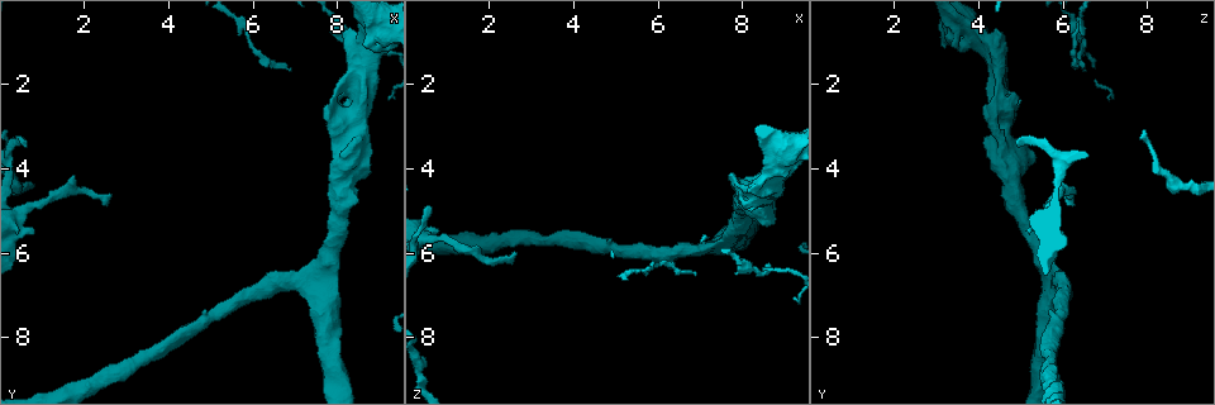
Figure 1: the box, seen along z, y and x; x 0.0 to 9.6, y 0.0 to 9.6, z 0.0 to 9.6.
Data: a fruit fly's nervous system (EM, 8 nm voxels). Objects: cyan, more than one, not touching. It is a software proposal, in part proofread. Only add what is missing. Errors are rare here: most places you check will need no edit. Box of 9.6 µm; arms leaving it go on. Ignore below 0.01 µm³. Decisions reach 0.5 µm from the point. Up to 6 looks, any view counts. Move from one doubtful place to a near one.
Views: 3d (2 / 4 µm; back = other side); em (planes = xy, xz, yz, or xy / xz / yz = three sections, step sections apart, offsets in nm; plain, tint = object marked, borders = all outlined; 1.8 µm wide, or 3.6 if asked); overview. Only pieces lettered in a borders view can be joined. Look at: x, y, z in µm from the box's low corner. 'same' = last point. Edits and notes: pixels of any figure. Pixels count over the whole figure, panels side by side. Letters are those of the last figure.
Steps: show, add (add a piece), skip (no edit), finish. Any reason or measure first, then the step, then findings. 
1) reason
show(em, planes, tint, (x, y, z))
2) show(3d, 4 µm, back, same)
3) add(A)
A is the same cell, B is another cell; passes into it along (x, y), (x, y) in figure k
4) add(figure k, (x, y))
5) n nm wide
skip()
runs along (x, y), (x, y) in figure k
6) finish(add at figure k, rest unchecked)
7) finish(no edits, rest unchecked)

free end
show(em, planes, tint, (2.50, 4.90, 6.25))

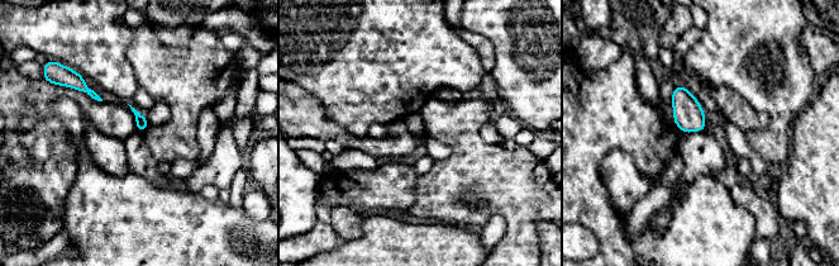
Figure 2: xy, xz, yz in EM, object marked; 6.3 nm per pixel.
what lies round it
show(em, planes, borders, same)

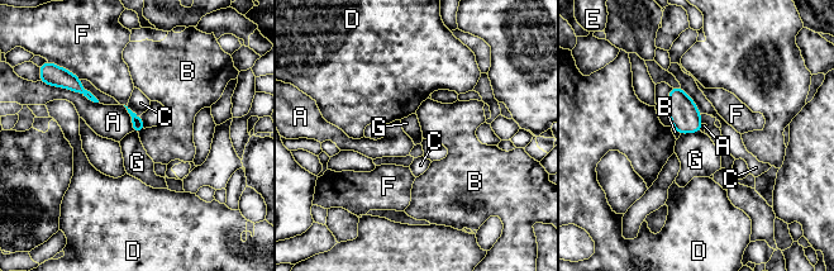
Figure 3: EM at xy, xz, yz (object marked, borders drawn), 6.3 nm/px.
skip()
A, B, C, D, E, F and G are other cells; border along (700, 131), (681, 134) in figure 3; none of them fits

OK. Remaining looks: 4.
show(em, 3.6 µm, planes, tint, (0.75, 5.45, 5.45))

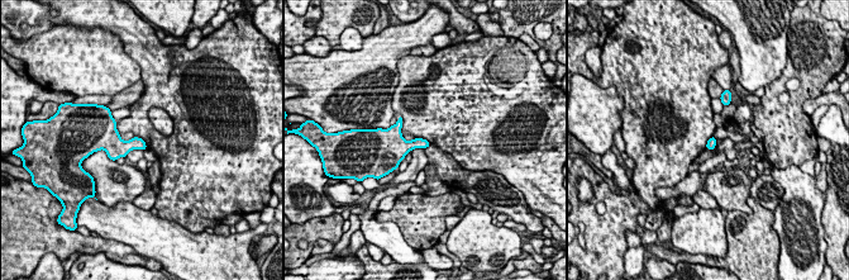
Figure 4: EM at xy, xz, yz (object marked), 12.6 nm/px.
show(em, 3.6 µm, planes, borders, same)

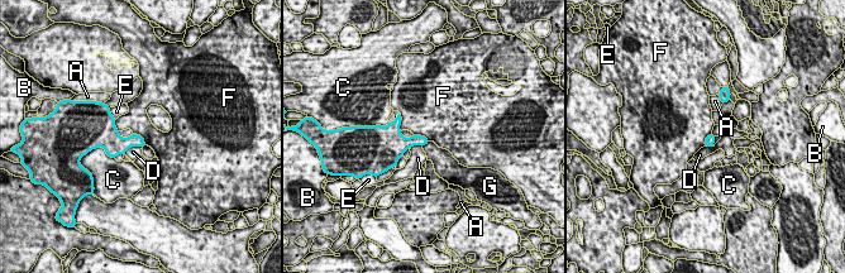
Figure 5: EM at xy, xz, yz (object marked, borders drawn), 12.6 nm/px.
skip()
A, B, C, D, E, F and G are other cells; border along (133, 133), (137, 133), (146, 144) in figure 5; none of them fits

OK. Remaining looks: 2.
finish(no edits, rest unchecked)

